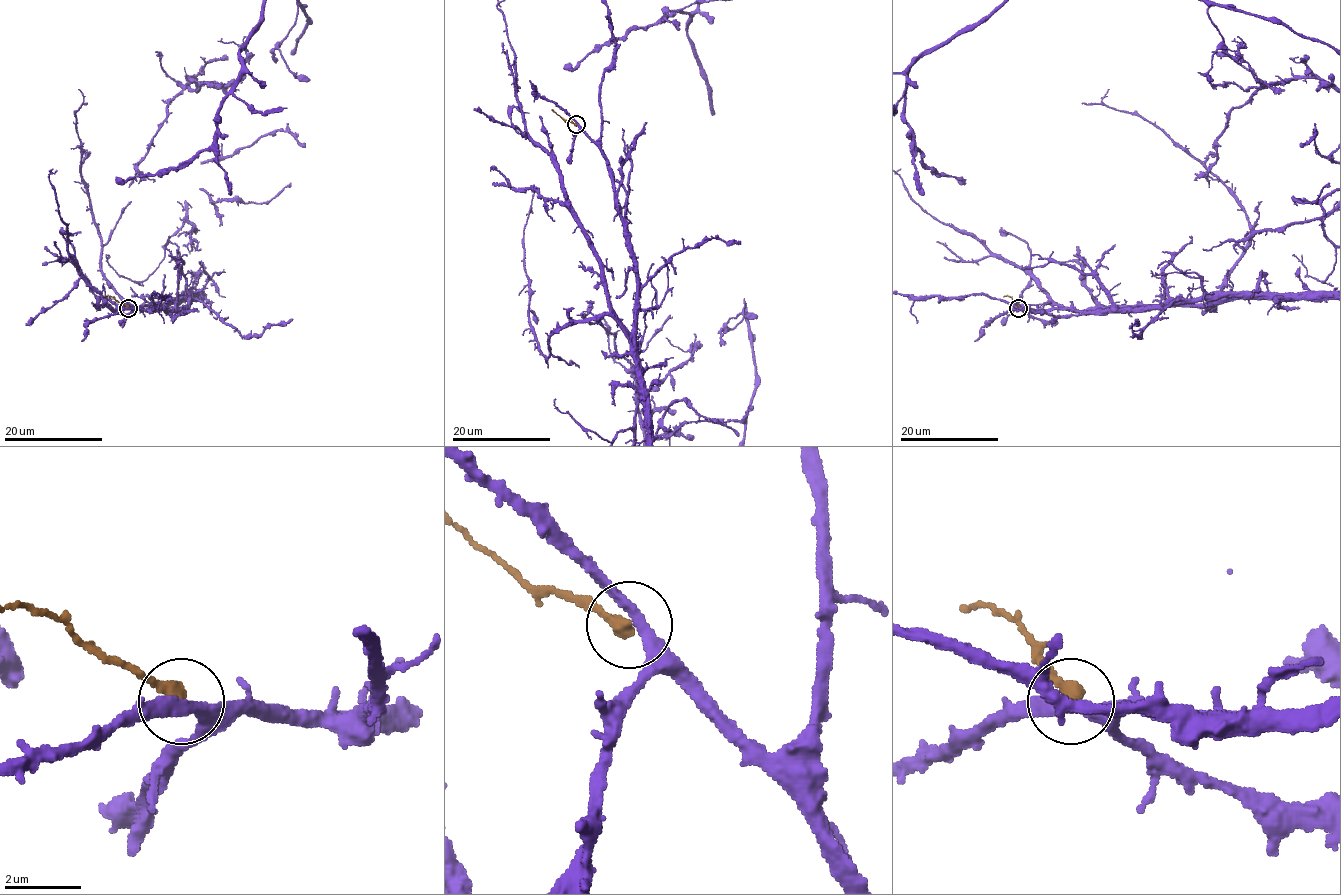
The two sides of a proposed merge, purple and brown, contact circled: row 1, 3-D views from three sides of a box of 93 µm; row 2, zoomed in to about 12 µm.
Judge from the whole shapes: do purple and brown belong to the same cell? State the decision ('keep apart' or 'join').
keep apart

